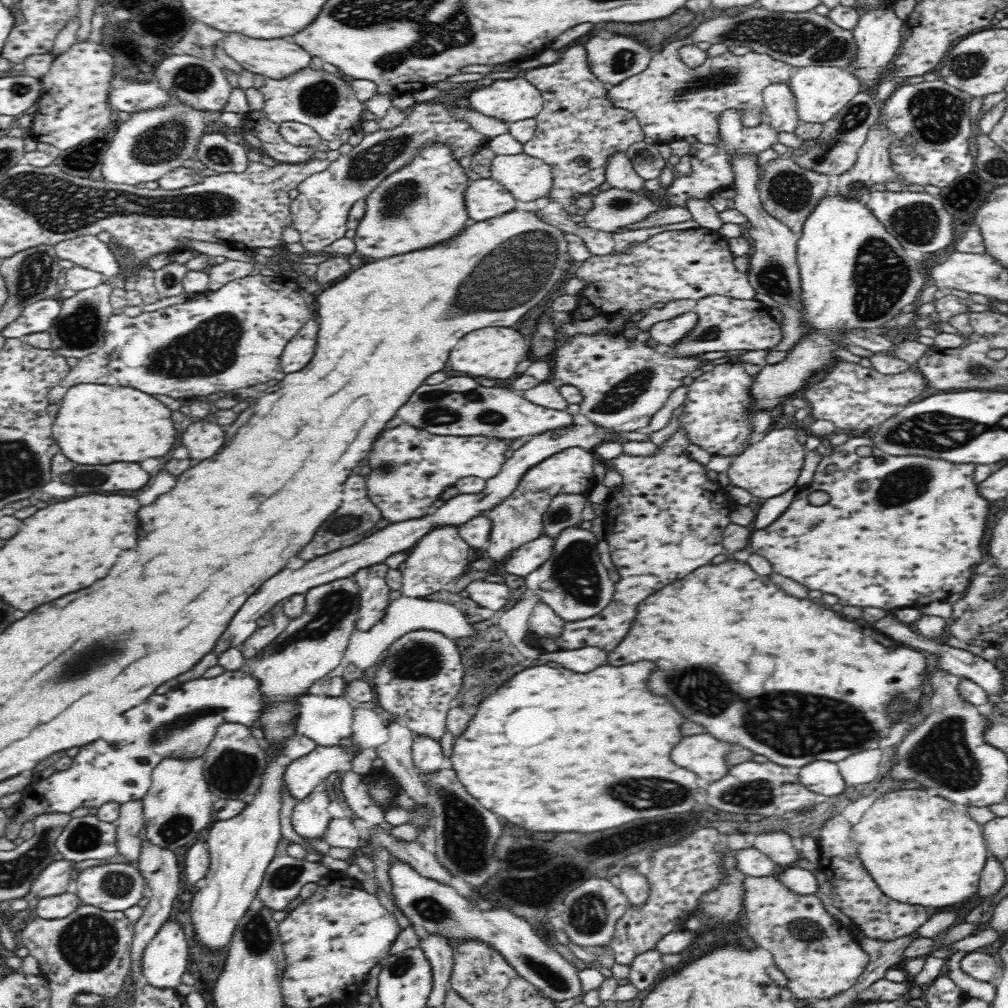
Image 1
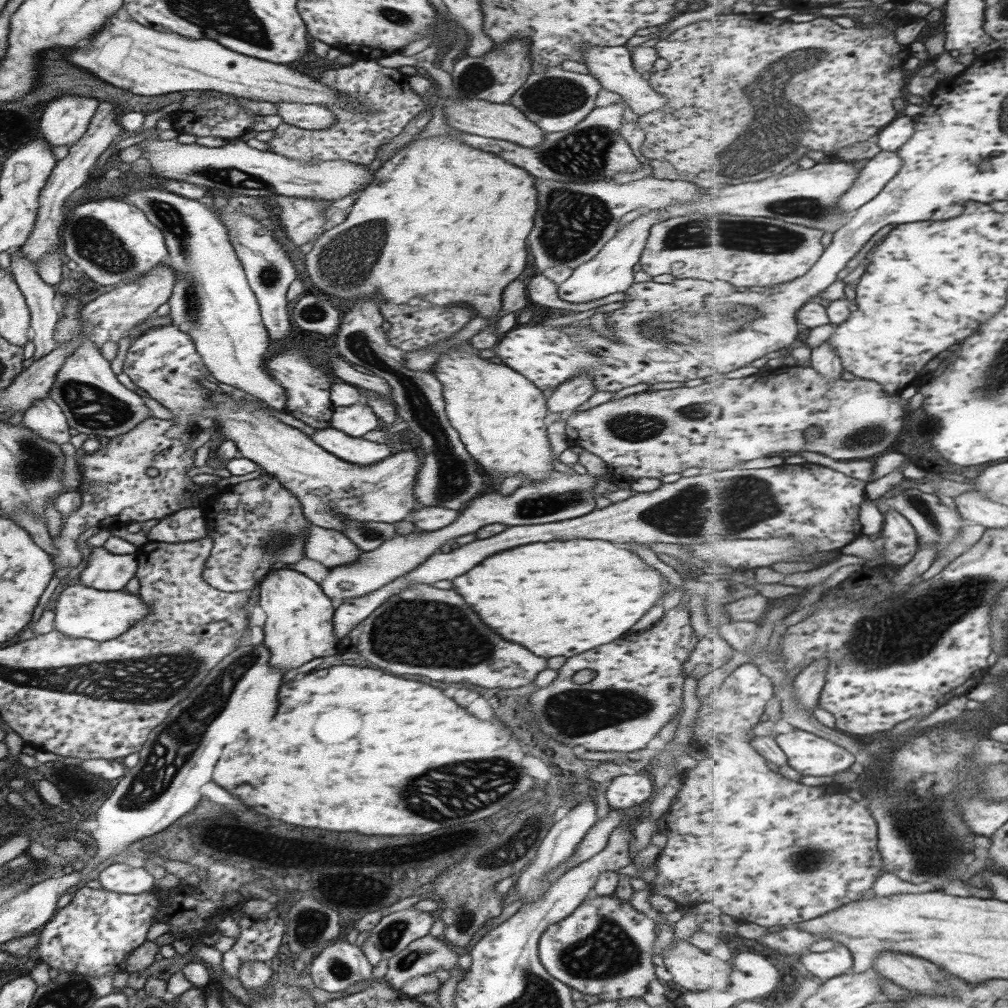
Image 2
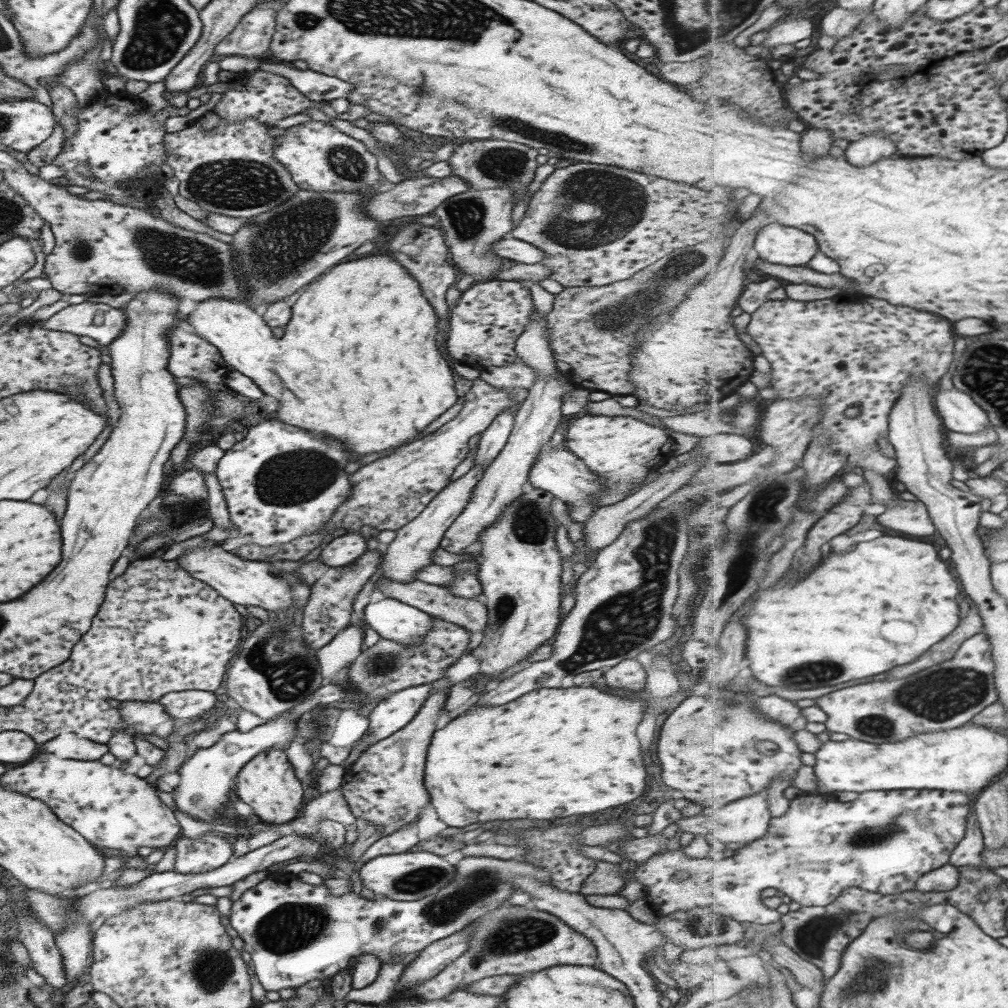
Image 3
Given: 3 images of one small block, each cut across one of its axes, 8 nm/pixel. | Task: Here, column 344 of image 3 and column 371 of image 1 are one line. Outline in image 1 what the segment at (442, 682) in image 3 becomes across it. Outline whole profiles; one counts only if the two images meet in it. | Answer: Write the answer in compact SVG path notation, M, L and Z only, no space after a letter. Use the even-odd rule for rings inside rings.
M372 769L366 773L363 778L368 789L368 797L374 801L376 805L386 810L392 810L392 806L396 806L395 798L400 786L396 783L393 774L388 773L386 769Z

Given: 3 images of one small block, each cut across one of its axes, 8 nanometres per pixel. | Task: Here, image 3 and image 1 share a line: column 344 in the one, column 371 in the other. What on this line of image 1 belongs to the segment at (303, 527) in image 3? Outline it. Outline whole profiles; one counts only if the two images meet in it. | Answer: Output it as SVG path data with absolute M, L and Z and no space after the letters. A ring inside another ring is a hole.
M396 426L378 436L374 442L374 448L368 458L368 466L372 466L372 474L368 476L367 493L370 500L381 510L382 516L390 522L402 522L412 518L422 518L426 514L432 514L435 508L432 504L439 499L440 494L453 486L457 480L465 477L477 477L490 479L501 472L504 456L509 447L508 442L502 438L488 438L484 436L442 436L430 434L418 427Z

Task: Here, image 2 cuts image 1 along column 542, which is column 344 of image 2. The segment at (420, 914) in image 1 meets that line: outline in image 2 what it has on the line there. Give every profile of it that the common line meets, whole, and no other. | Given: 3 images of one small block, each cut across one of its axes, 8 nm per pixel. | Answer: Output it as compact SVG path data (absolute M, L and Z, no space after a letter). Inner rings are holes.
M345 938L330 942L305 969L314 986L325 992L339 992L339 996L349 995L348 986L357 984L361 980L371 979L371 970L372 966L361 953L361 949L353 943L348 943Z

